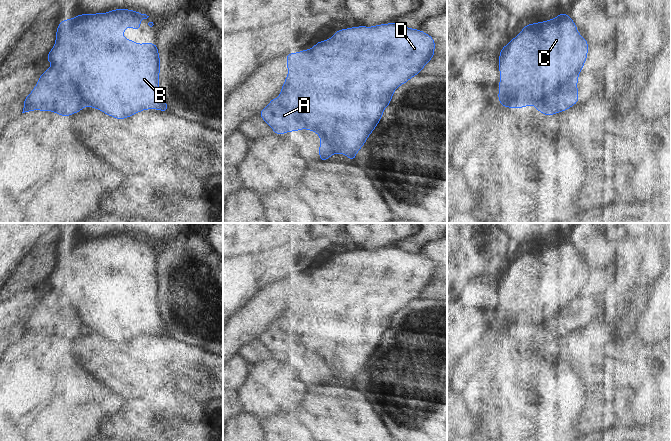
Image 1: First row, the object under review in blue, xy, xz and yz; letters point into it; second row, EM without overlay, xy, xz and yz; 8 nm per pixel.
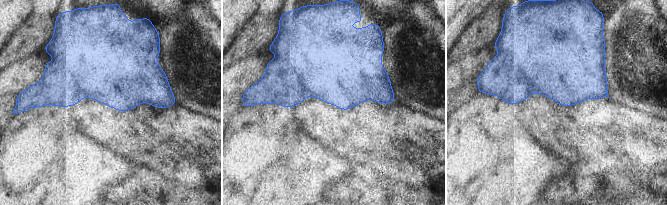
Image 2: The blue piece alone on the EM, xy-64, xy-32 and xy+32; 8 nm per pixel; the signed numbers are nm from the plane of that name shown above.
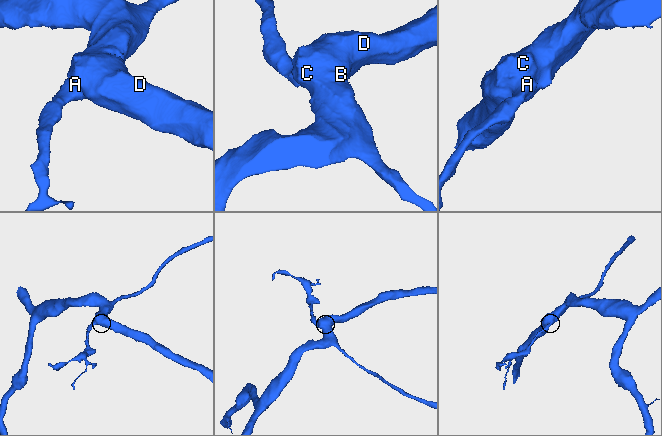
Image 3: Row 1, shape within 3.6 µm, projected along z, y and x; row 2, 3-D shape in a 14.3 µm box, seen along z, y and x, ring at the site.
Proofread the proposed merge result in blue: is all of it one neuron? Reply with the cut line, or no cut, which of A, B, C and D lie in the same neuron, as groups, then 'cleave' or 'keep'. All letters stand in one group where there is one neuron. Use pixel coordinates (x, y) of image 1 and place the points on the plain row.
xy (53, 289), (66, 304), (72, 304), (76, 308), (86, 329) | A / B C D | cleave

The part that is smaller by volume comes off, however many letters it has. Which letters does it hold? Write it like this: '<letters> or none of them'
A

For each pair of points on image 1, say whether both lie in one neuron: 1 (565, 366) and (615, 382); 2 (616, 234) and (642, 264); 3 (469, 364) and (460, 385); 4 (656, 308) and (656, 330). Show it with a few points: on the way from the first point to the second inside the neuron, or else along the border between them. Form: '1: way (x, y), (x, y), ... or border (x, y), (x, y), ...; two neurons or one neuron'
1: border (563, 358), (572, 363), (587, 389); two neurons
2: border (623, 235), (616, 241); two neurons
3: way (465, 369), (460, 375), (460, 380); one neuron
4: way (656, 313), (656, 325); one neuron

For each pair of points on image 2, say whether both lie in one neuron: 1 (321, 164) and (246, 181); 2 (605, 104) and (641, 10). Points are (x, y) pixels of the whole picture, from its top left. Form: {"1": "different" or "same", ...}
{"1": "same", "2": "different"}

